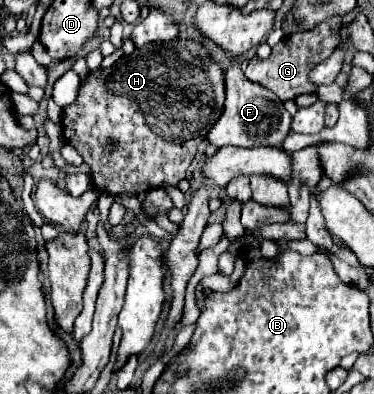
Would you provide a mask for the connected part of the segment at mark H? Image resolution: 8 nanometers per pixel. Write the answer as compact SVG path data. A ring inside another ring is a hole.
M177 38L177 40L171 40L171 42L153 42L153 44L145 44L143 48L135 48L135 52L131 56L121 56L113 64L111 70L97 70L97 72L89 74L89 80L85 84L81 84L81 92L79 92L77 102L63 110L63 136L73 148L79 150L79 154L85 158L85 162L93 168L93 184L95 184L95 188L99 188L99 190L103 190L107 194L121 194L121 192L139 194L139 192L159 188L163 184L177 186L185 178L191 160L195 158L197 146L205 140L211 126L223 114L223 106L225 106L225 74L219 68L219 64L209 56L207 48L199 40Z

